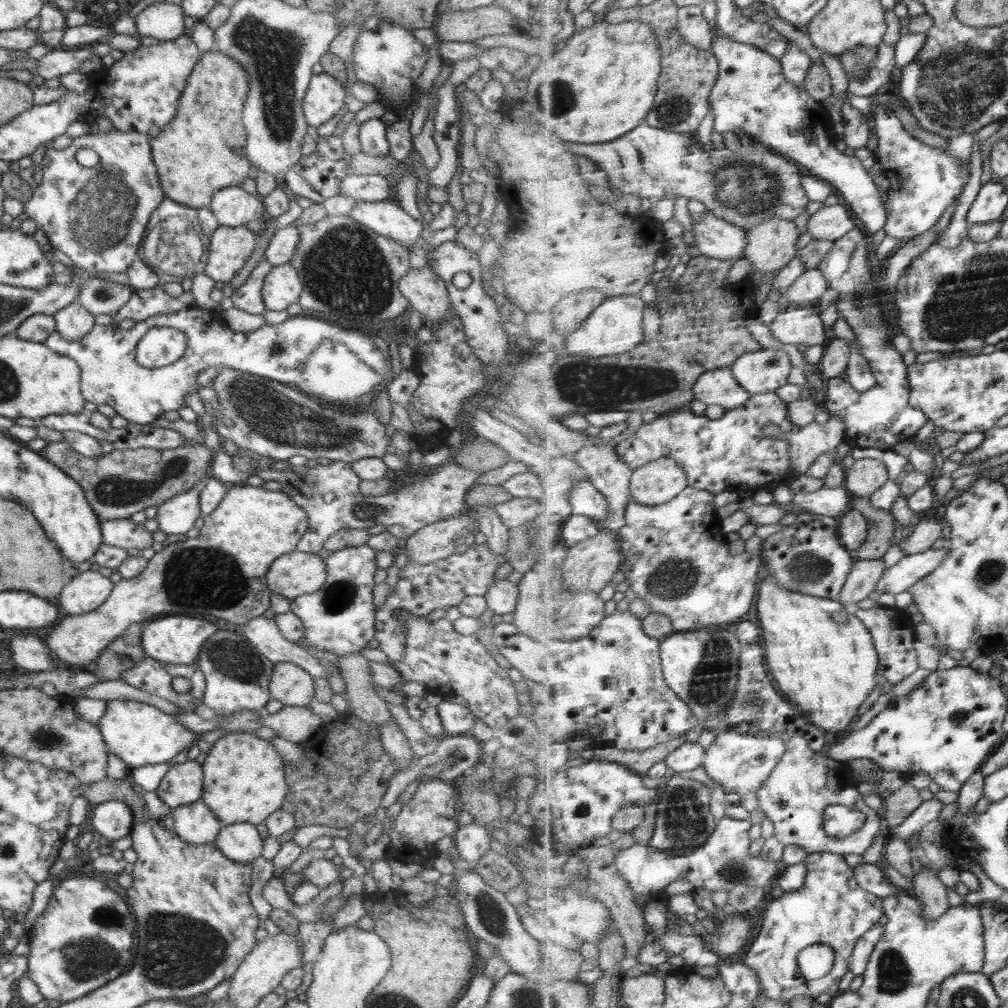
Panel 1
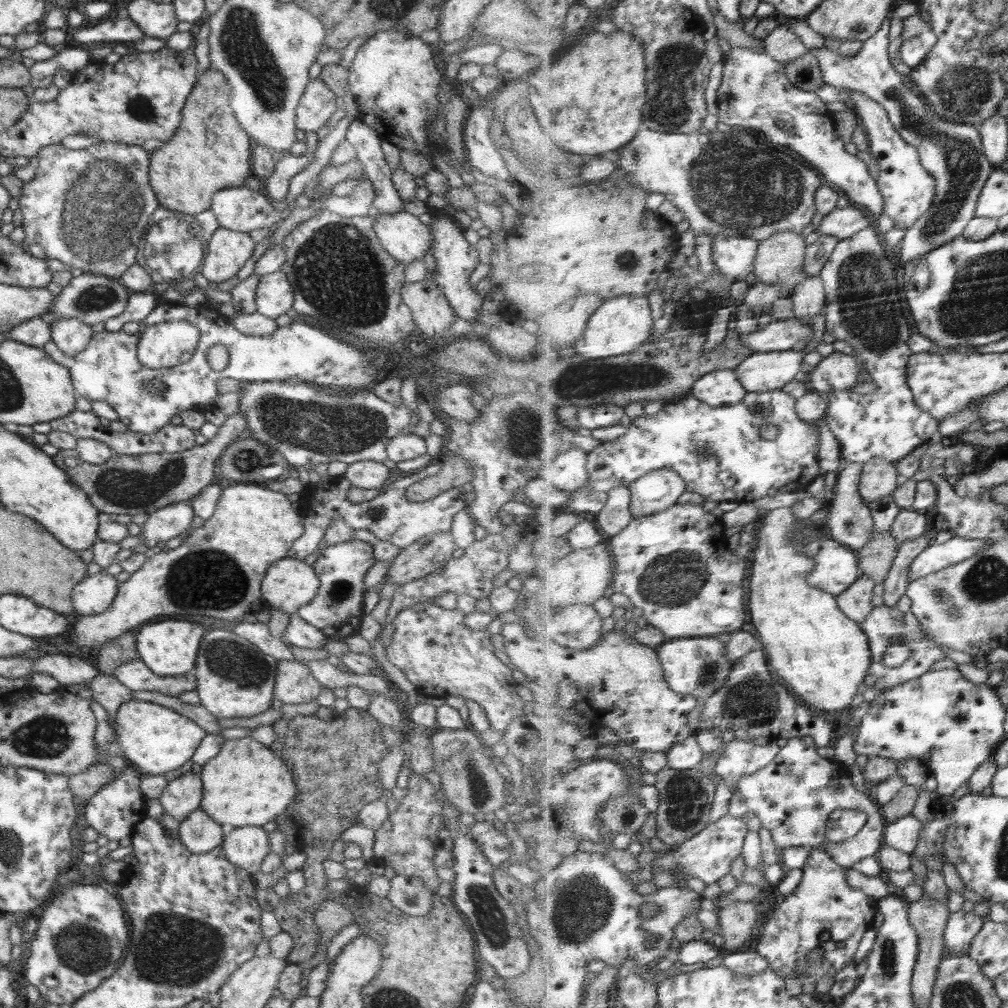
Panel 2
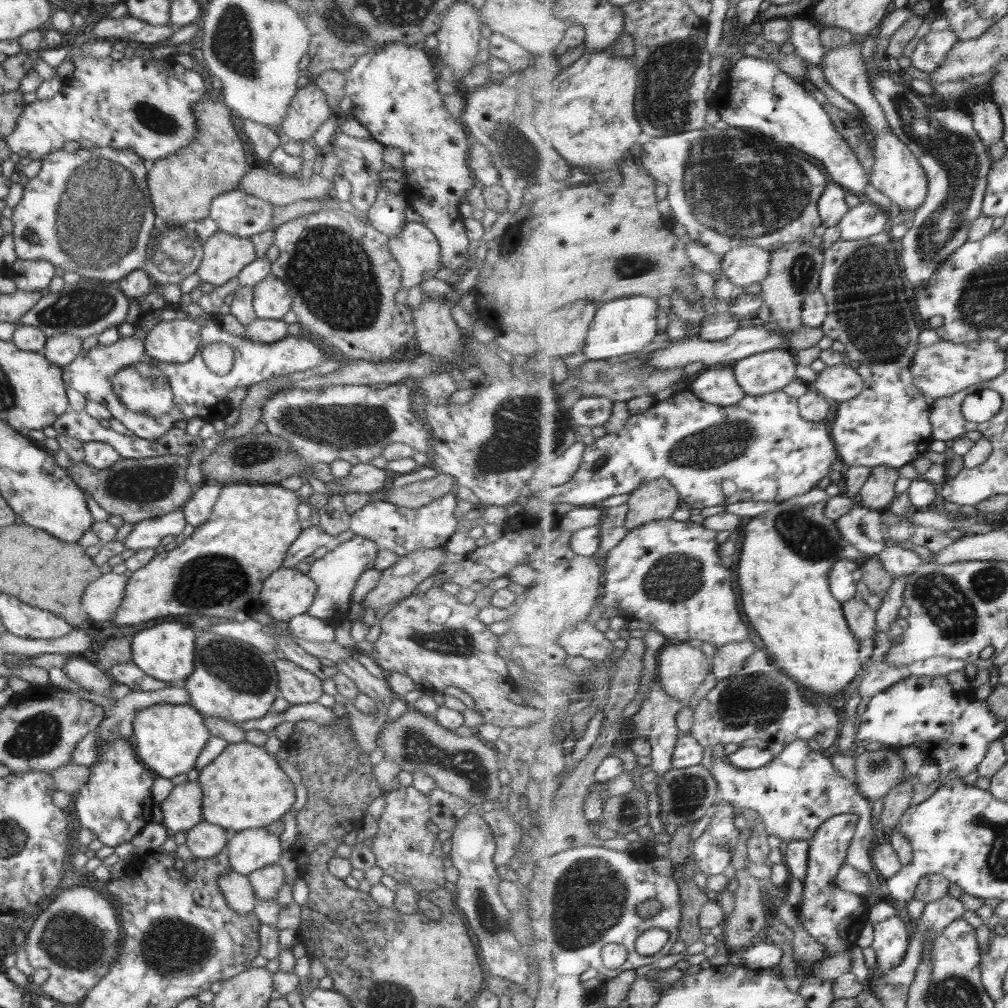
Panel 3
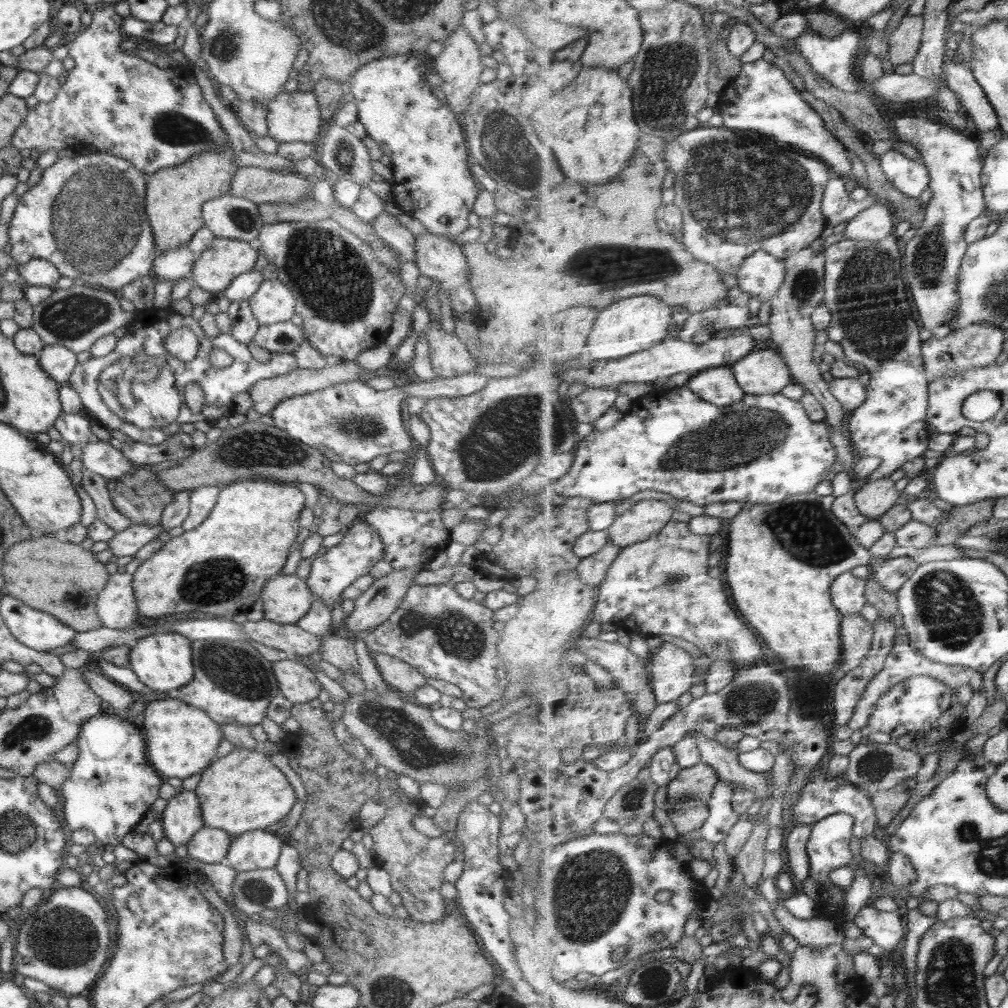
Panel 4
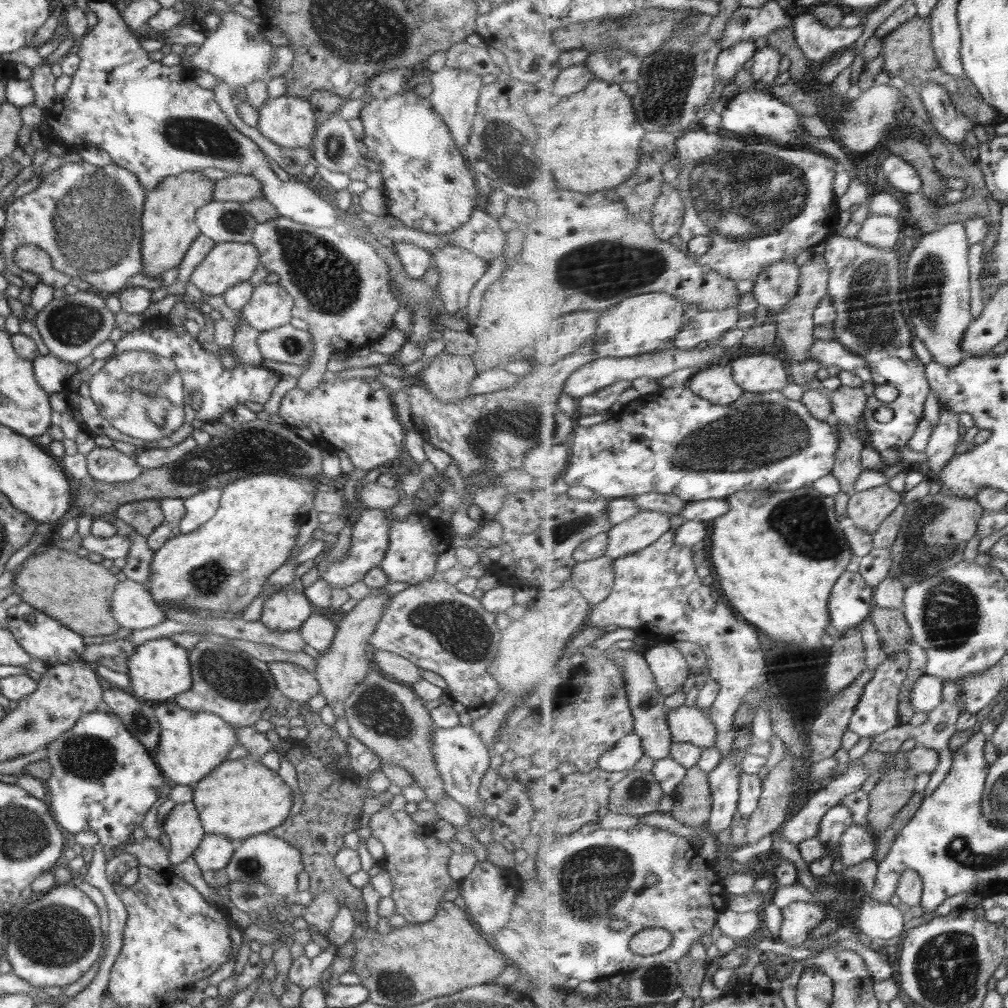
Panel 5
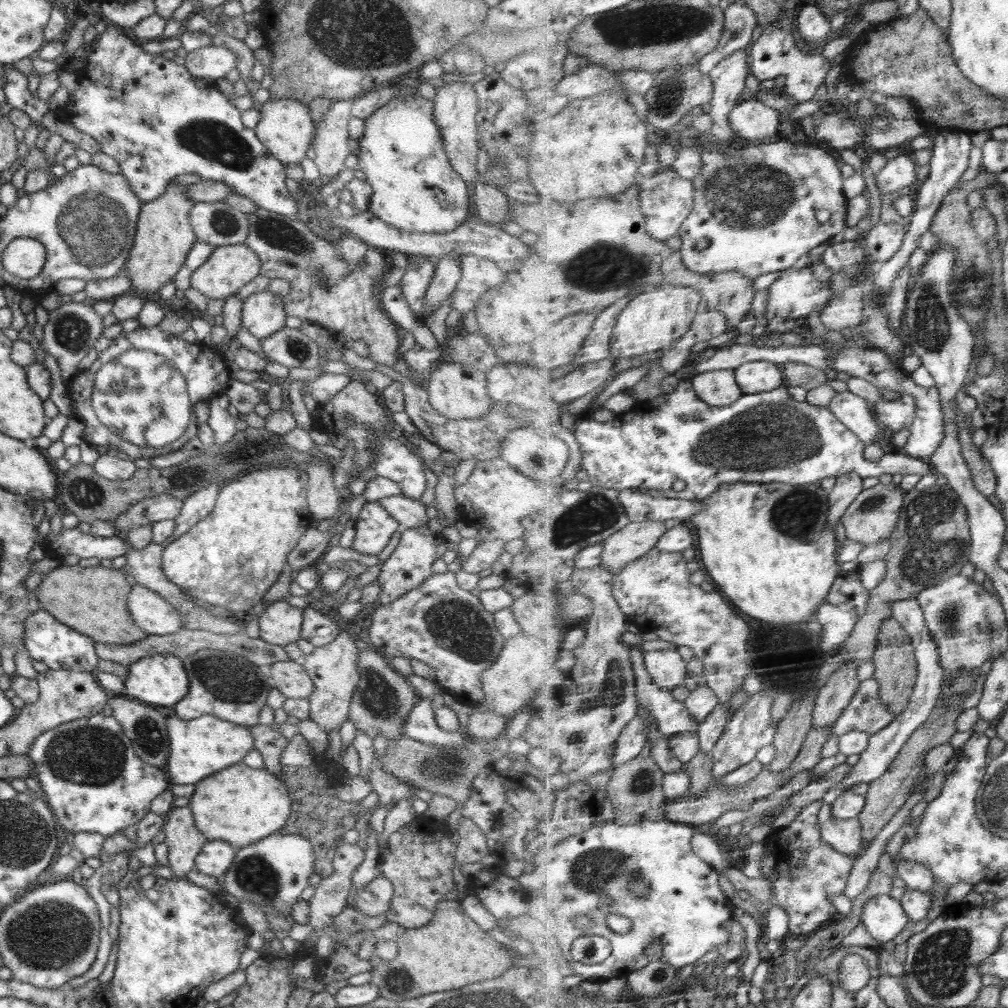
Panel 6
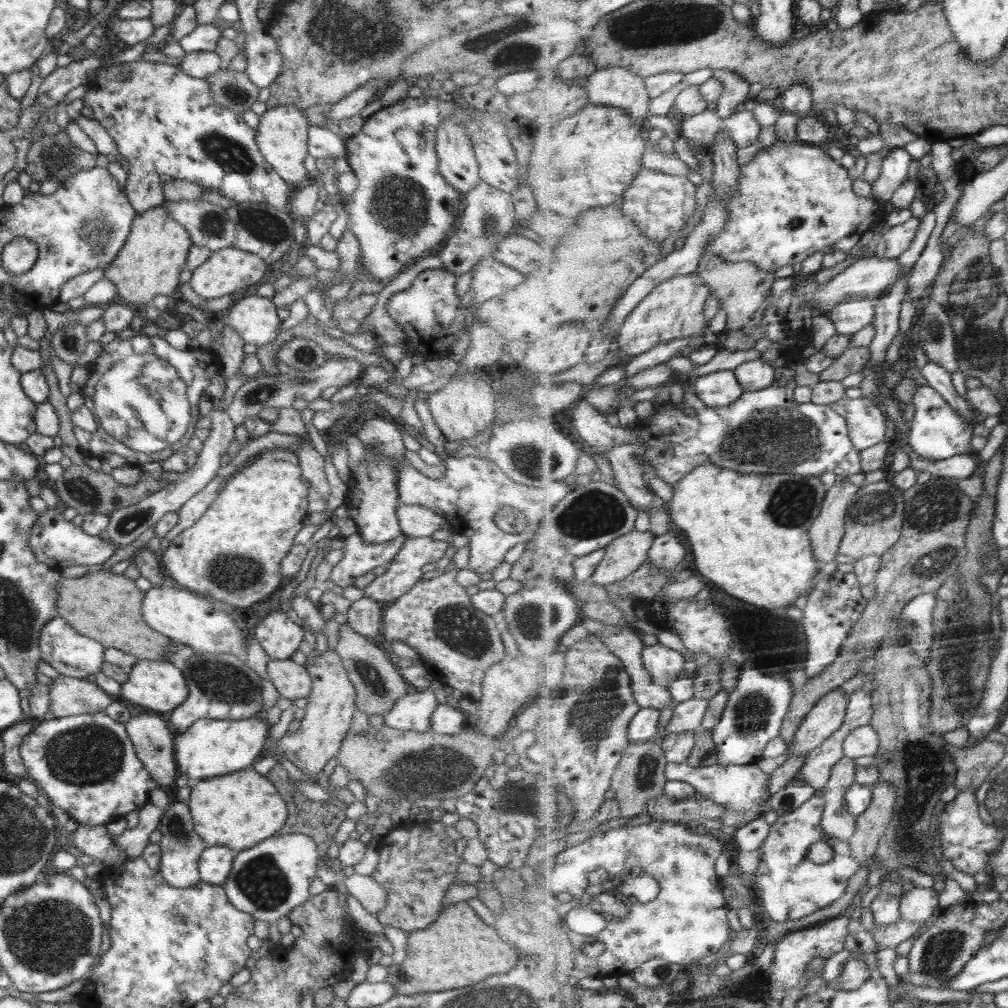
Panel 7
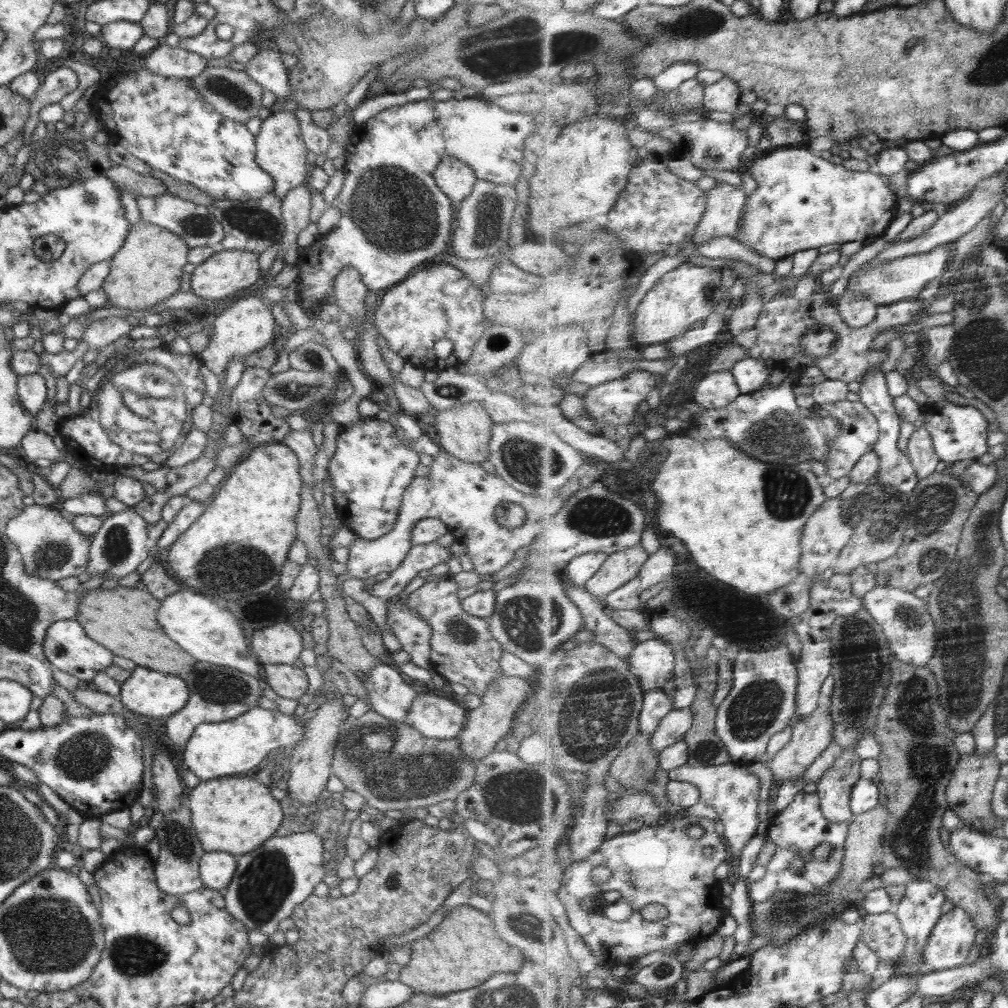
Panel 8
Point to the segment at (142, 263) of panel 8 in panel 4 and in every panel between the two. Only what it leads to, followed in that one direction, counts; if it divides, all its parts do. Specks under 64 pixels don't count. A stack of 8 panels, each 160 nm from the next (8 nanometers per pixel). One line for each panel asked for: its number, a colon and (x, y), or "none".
4: (174, 198)
5: (168, 222)
6: (164, 236)
7: (156, 251)

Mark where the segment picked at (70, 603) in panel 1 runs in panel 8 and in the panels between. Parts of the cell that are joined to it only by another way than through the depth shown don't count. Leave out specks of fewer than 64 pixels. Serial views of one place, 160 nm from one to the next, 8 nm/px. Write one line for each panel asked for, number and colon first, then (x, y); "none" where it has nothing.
2: (93, 595)
3: (102, 597)
4: (116, 604)
5: (133, 607)
6: (150, 612)
7: (191, 620)
8: (210, 634)

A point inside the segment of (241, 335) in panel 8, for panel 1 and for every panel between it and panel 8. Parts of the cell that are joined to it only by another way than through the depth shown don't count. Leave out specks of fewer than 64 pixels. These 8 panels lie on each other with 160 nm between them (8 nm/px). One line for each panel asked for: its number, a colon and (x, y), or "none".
1: (281, 289)
2: (274, 296)
3: (271, 300)
4: (272, 303)
5: (269, 307)
6: (263, 314)
7: (254, 317)

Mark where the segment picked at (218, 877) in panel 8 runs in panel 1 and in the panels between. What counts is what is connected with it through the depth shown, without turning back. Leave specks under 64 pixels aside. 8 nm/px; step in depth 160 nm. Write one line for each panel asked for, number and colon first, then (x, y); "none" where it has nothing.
1: (194, 823)
2: (199, 833)
3: (204, 840)
4: (208, 845)
5: (215, 850)
6: (215, 857)
7: (215, 863)

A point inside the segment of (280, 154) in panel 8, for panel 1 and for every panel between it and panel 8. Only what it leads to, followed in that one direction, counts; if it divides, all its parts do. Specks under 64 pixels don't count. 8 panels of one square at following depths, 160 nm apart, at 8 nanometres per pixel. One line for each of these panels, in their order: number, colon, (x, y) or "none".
1: (324, 98)
2: (318, 103)
3: (308, 110)
4: (291, 117)
5: (289, 122)
6: (286, 128)
7: (282, 137)

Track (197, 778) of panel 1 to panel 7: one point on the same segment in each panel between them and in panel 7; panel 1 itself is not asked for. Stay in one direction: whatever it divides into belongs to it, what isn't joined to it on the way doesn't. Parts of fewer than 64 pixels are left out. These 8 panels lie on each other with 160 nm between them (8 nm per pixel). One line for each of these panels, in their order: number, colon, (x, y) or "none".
2: (182, 795)
3: (181, 810)
4: (182, 817)
5: (183, 827)
6: (184, 840)
7: (181, 846)

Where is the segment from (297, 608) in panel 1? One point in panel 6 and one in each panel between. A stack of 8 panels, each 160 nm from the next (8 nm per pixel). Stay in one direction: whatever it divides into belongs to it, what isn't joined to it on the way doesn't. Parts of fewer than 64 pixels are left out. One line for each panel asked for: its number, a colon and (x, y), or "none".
2: (337, 609)
3: (336, 574)
4: (333, 570)
5: (370, 541)
6: (374, 528)

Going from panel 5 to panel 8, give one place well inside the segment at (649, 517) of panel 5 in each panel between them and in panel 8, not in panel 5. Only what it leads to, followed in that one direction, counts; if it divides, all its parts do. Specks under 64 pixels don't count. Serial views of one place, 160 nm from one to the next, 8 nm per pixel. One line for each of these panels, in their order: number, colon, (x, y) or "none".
6: (638, 539)
7: (629, 554)
8: (620, 568)

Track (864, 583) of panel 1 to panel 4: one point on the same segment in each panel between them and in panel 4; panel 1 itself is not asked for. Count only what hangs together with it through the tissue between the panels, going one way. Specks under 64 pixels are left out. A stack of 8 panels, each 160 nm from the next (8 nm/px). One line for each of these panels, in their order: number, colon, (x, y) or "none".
2: (857, 602)
3: (862, 618)
4: (858, 634)

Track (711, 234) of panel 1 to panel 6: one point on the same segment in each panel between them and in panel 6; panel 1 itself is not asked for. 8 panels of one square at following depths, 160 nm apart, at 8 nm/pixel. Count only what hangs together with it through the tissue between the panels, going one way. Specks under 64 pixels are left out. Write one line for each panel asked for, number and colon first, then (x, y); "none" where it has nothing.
2: (736, 256)
3: (747, 265)
4: (763, 274)
5: (775, 288)
6: (796, 294)

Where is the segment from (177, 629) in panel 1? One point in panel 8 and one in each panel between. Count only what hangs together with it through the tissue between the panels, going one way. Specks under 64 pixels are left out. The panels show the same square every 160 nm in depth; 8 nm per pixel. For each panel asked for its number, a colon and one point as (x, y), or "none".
2: (169, 648)
3: (166, 652)
4: (162, 661)
5: (159, 669)
6: (160, 679)
7: (159, 685)
8: (148, 692)

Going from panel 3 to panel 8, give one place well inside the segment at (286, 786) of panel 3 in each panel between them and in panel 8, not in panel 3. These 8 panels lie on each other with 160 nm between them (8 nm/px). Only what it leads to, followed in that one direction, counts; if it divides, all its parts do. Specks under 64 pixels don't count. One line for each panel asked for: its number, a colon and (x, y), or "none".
4: (244, 791)
5: (239, 798)
6: (240, 805)
7: (237, 810)
8: (237, 814)

